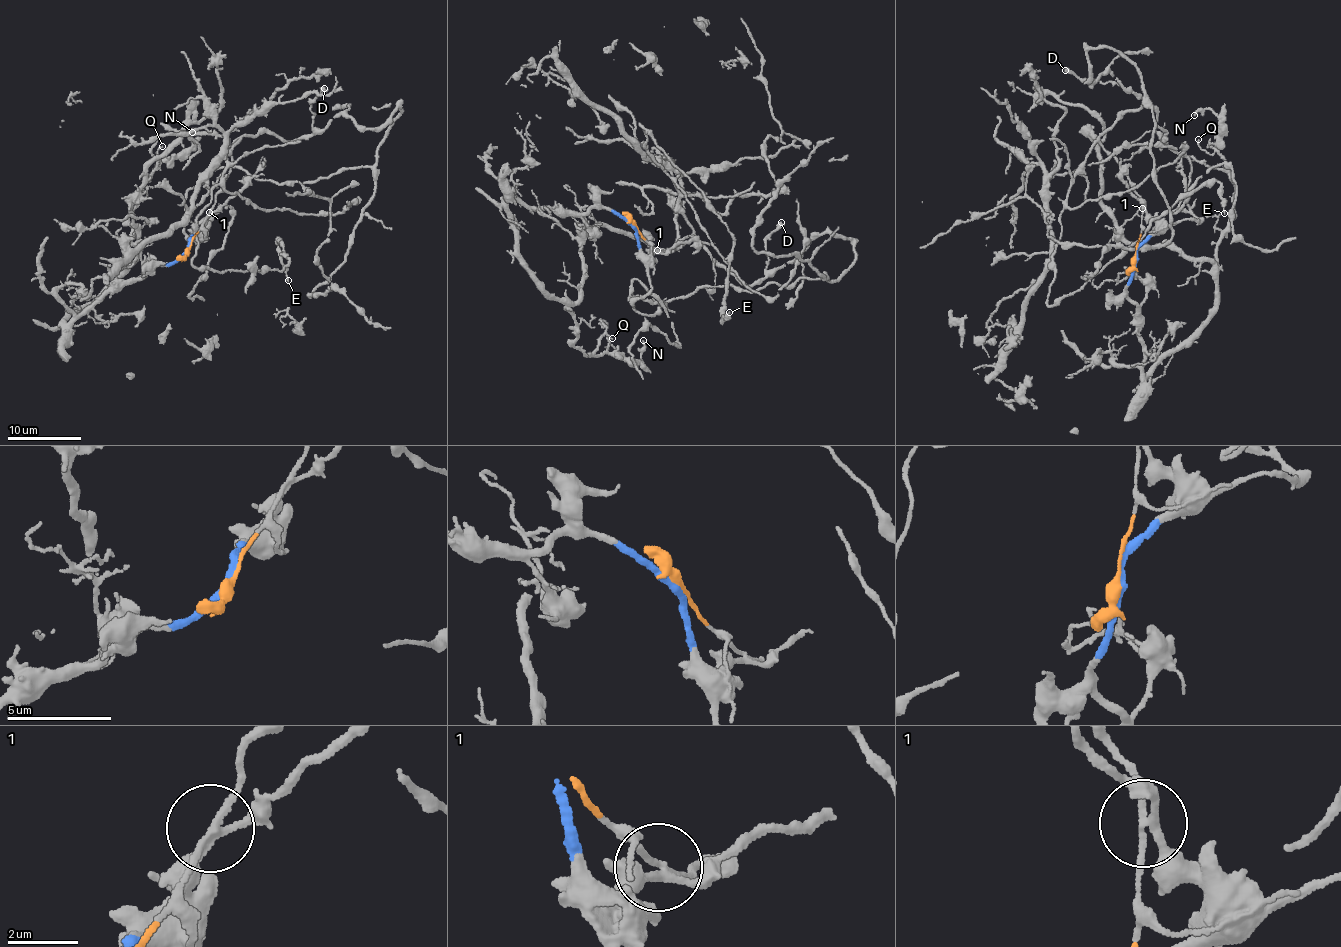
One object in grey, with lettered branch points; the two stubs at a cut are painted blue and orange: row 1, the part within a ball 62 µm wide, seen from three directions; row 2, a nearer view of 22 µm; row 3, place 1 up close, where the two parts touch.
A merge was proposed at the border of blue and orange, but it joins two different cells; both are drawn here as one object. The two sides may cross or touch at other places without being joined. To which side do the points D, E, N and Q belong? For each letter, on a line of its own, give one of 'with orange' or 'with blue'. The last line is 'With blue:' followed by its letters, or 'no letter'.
D: with orange
E: with orange
N: with blue
Q: with blue
With blue: N, Q

